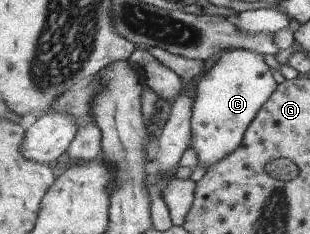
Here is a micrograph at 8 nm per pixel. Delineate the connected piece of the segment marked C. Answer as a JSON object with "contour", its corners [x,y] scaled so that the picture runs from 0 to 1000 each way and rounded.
{"contour":[[[748,209],[719,226],[661,312],[639,359],[635,419],[623,444],[616,628],[639,662],[639,709],[661,705],[671,726],[777,628],[806,530],[900,376],[884,333],[887,274],[858,256],[842,226]]]}

